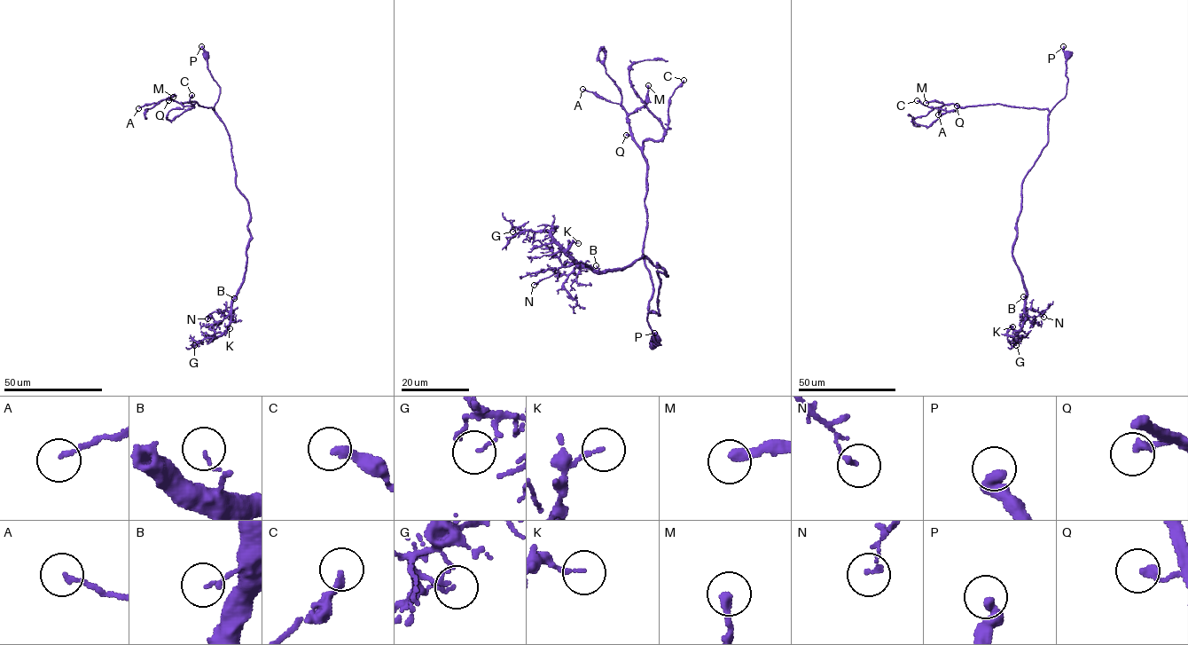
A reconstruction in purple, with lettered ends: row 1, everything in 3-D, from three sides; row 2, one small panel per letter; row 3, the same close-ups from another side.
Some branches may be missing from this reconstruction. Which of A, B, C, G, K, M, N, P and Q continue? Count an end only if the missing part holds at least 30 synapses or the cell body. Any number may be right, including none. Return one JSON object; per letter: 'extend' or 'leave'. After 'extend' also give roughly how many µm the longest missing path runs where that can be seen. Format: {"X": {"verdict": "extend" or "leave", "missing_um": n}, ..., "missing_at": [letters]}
{"A": {"verdict": "leave"}, "B": {"verdict": "leave"}, "C": {"verdict": "leave"}, "G": {"verdict": "leave"}, "K": {"verdict": "leave"}, "M": {"verdict": "extend", "missing_um": 20}, "N": {"verdict": "leave"}, "P": {"verdict": "leave"}, "Q": {"verdict": "leave"}, "missing_at": ["M"]}

